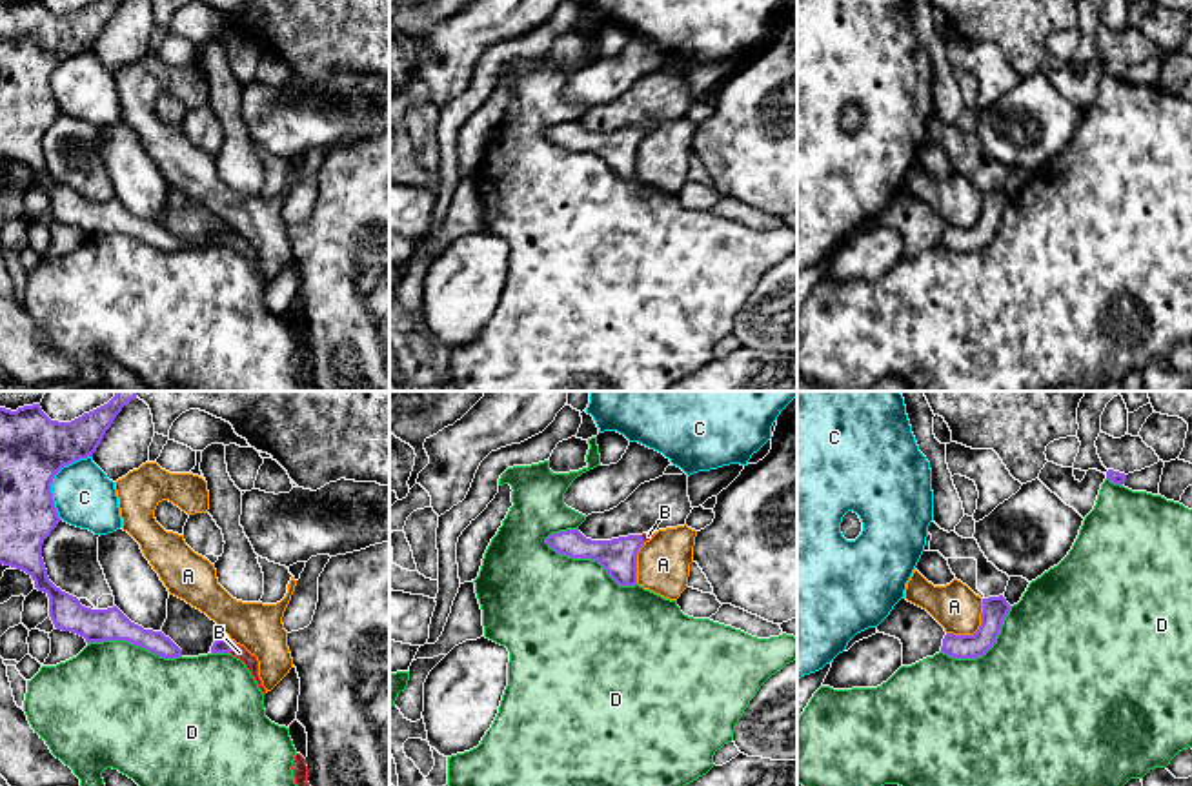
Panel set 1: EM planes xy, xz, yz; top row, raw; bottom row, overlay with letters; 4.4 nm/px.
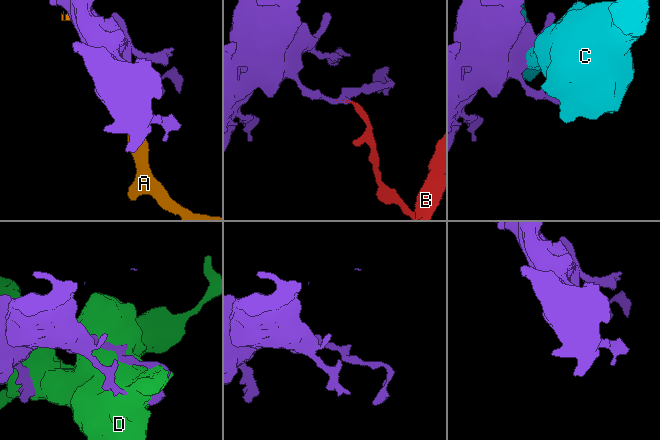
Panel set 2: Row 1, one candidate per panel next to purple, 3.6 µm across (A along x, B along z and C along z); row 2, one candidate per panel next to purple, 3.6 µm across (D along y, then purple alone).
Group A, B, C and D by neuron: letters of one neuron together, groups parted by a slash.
A / B / C / D

